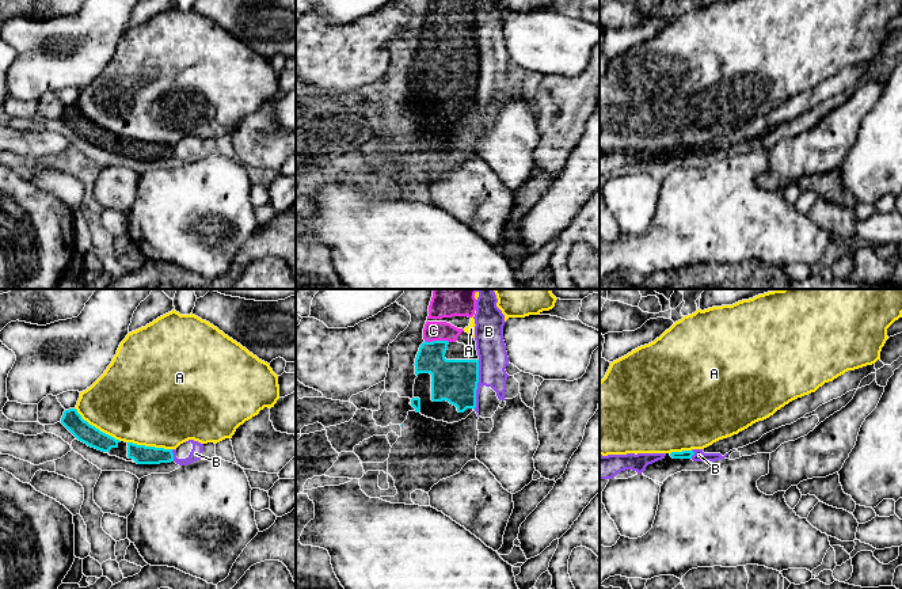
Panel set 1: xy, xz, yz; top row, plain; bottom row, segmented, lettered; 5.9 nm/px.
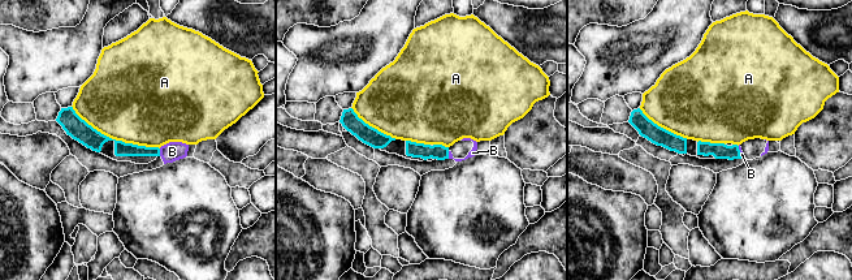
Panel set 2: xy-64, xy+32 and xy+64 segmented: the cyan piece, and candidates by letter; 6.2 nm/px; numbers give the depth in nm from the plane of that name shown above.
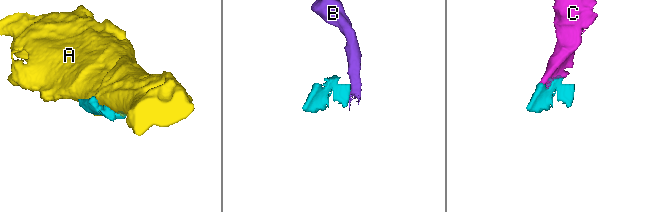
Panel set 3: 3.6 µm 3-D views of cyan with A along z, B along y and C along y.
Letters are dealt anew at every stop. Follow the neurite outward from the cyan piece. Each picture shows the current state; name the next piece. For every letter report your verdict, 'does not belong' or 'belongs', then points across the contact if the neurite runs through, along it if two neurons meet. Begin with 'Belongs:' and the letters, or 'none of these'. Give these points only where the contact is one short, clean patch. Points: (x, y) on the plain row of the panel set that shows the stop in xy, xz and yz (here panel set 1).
Belongs: C
A: does not belong
B: does not belong | along xz (479, 56), (479, 78), (476, 102), (474, 105)
C: belongs

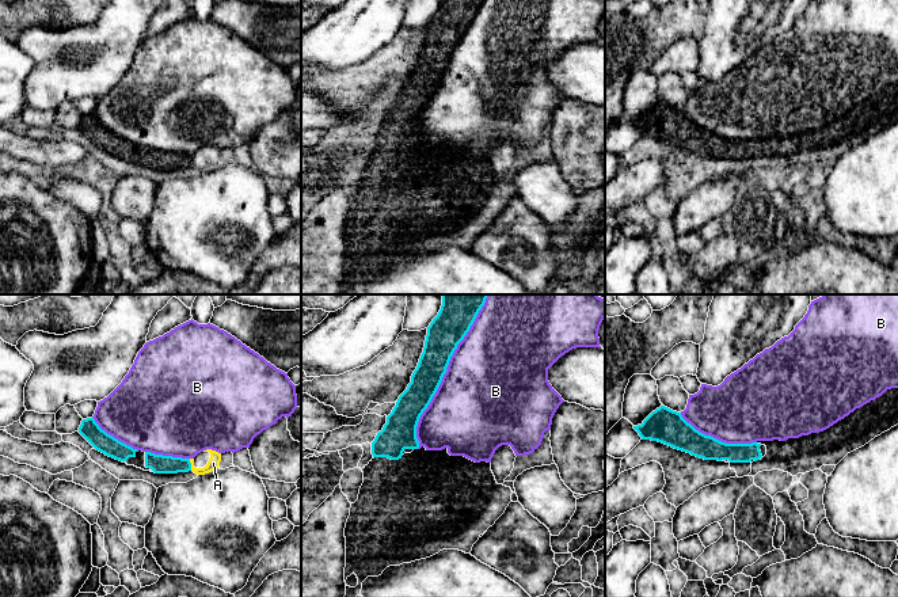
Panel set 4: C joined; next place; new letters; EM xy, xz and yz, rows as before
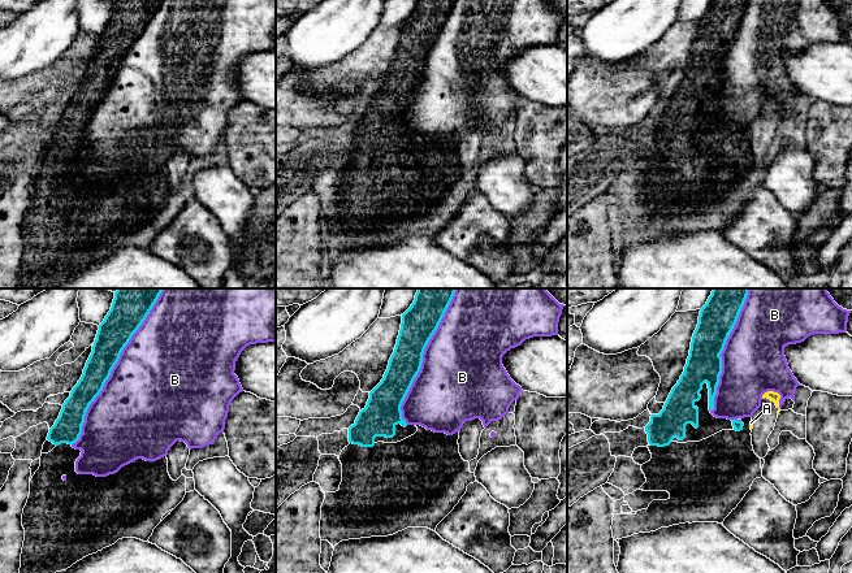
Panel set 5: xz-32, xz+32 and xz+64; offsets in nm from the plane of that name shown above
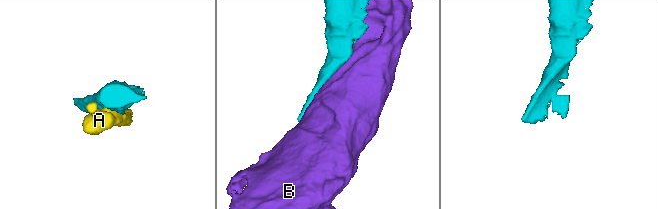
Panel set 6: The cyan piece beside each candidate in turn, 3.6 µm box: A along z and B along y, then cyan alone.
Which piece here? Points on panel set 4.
Belongs: none of these
A: does not belong
B: does not belong

